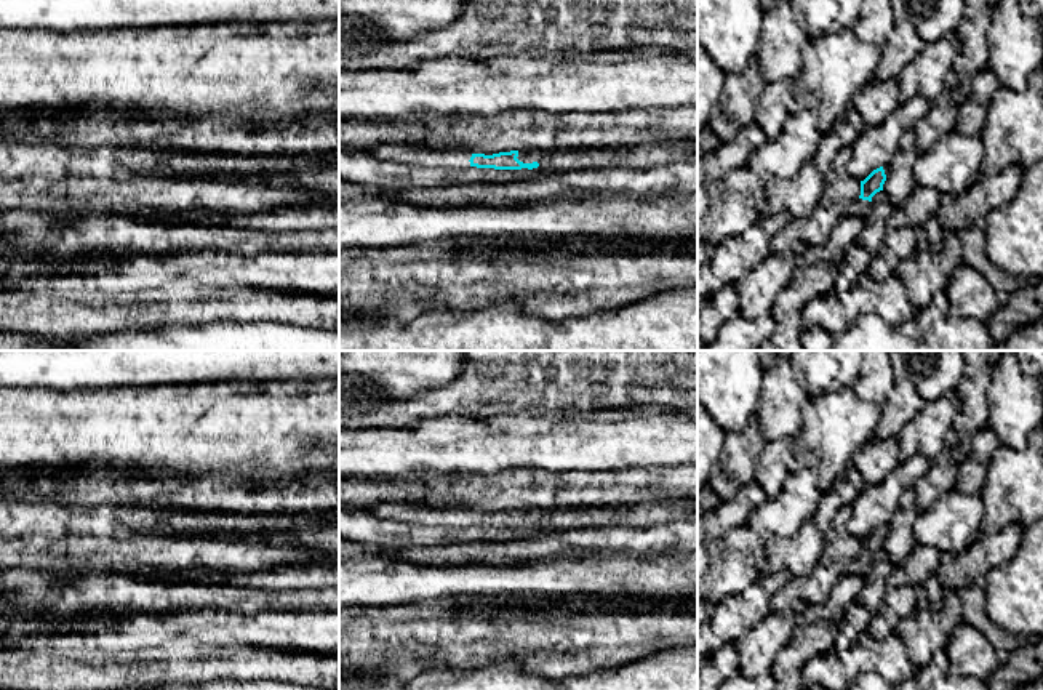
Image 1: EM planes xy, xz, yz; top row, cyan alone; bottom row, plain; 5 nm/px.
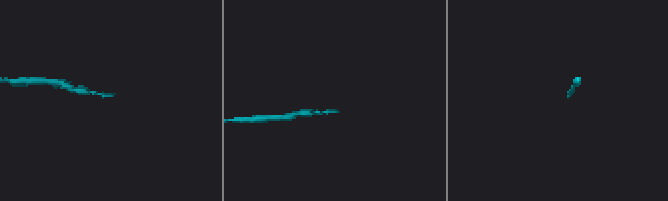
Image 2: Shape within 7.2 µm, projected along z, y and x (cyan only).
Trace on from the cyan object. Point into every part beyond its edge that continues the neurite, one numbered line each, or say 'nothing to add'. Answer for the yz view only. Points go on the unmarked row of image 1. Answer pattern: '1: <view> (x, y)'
1: yz (859, 565)

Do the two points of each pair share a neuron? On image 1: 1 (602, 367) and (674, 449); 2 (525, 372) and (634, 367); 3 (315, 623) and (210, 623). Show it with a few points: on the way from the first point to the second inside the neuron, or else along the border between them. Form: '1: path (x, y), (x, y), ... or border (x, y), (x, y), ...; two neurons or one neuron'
1: border (672, 407), (624, 405), (599, 410); two neurons
2: path (552, 367), (607, 367); one neuron
3: path (290, 628), (235, 628); one neuron

